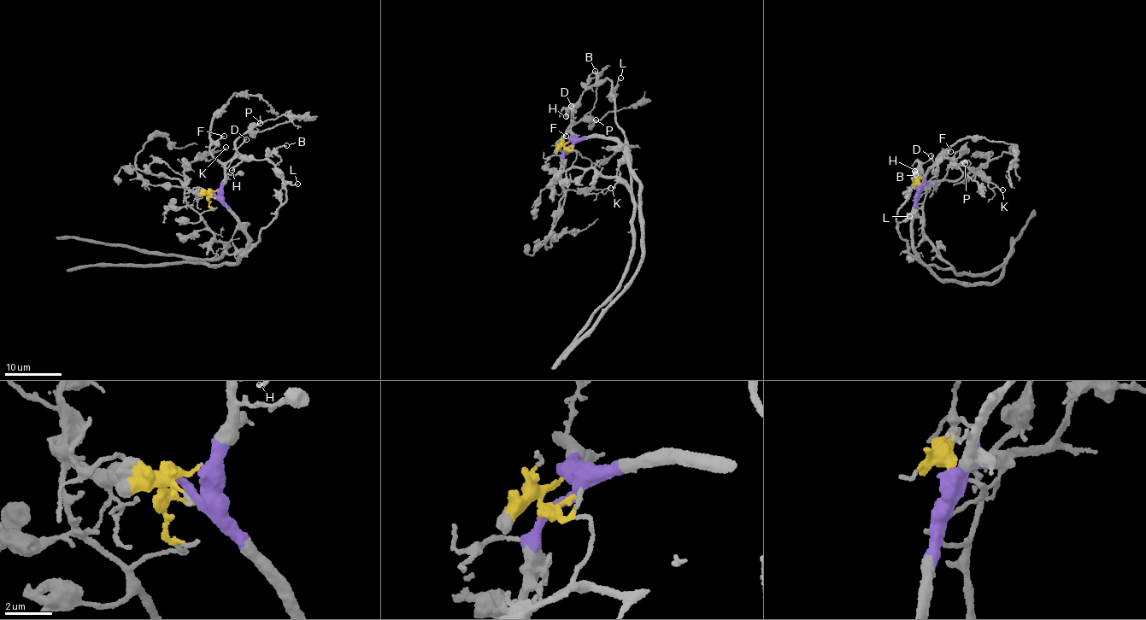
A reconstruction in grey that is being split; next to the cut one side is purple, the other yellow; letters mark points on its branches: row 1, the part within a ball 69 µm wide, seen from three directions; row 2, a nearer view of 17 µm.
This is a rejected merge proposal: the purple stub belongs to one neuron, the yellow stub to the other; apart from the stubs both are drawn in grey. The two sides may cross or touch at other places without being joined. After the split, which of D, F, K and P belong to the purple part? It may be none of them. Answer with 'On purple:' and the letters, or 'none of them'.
On purple: D, F, K, P

